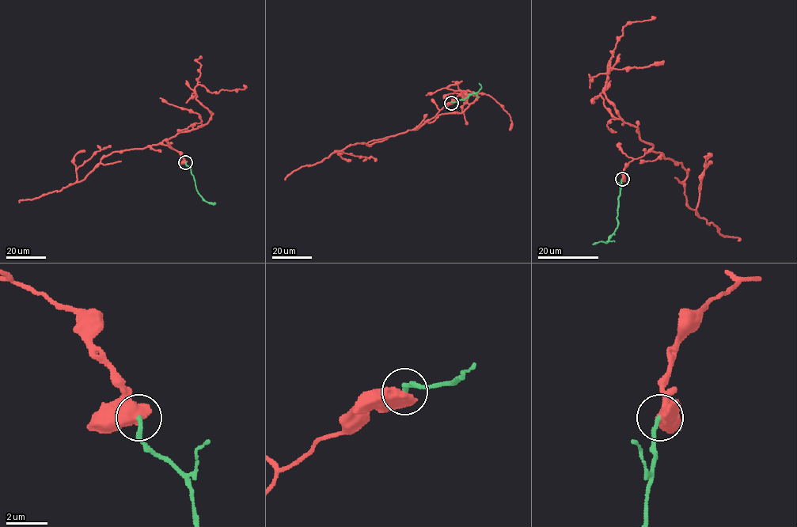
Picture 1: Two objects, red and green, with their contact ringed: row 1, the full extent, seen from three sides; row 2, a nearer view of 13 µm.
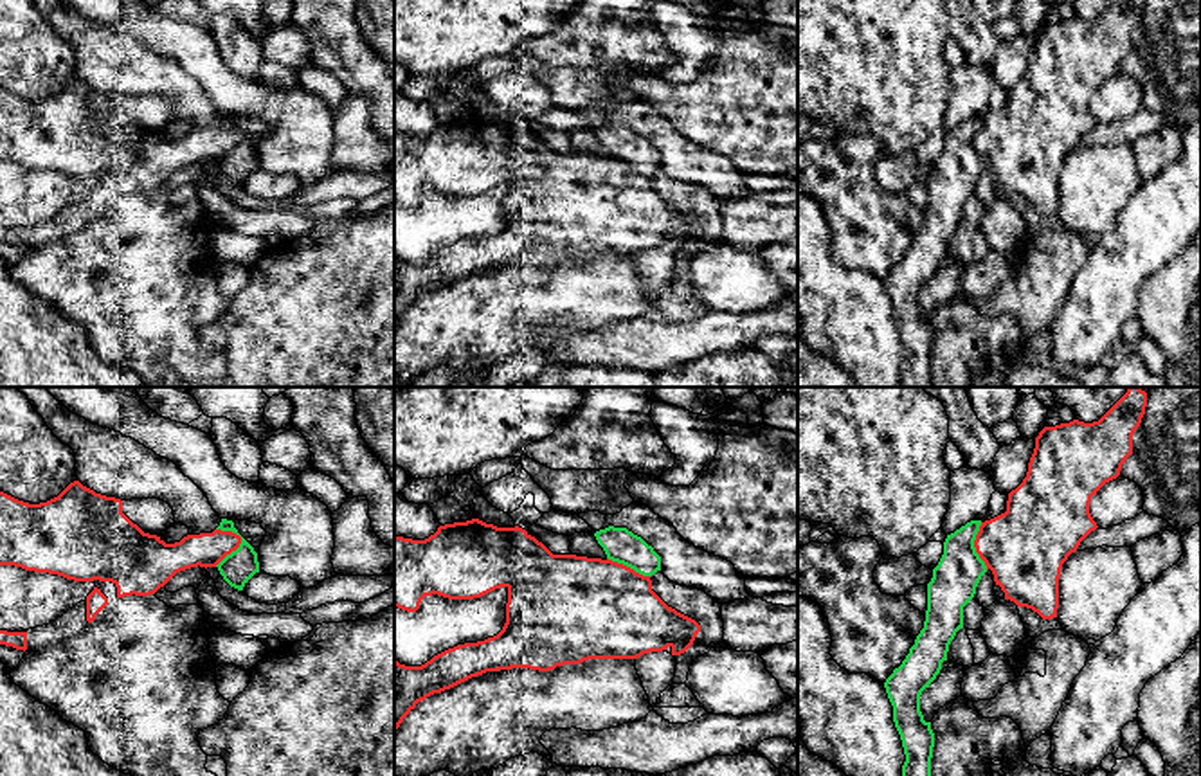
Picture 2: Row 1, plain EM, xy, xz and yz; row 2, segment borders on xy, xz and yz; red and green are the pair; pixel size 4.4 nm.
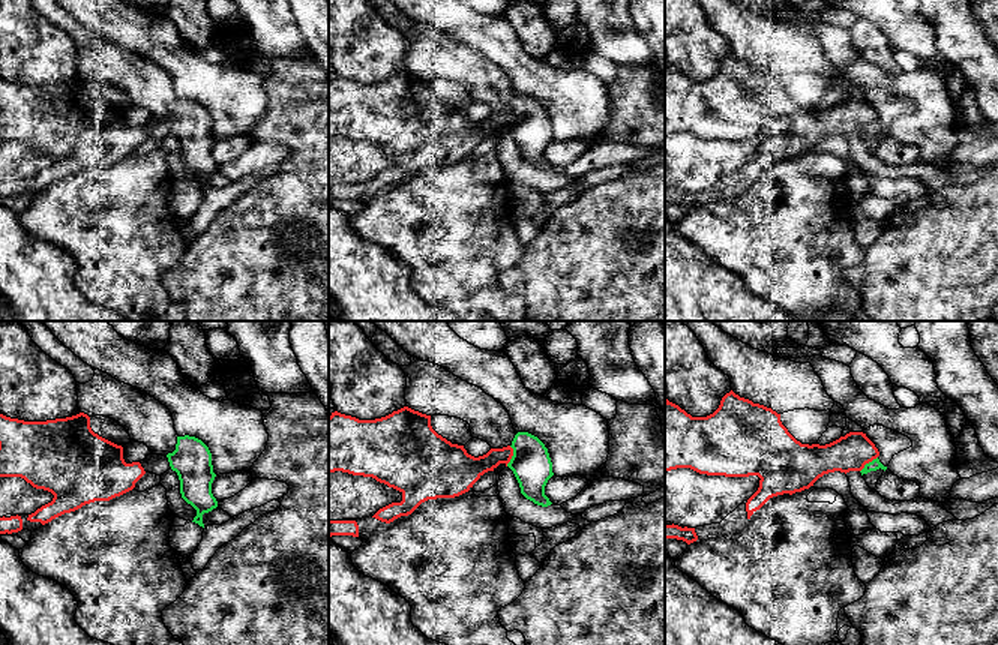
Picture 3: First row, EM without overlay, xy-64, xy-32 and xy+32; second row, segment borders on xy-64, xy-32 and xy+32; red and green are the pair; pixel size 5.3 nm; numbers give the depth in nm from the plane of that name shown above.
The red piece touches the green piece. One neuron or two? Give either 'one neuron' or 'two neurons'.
two neurons

